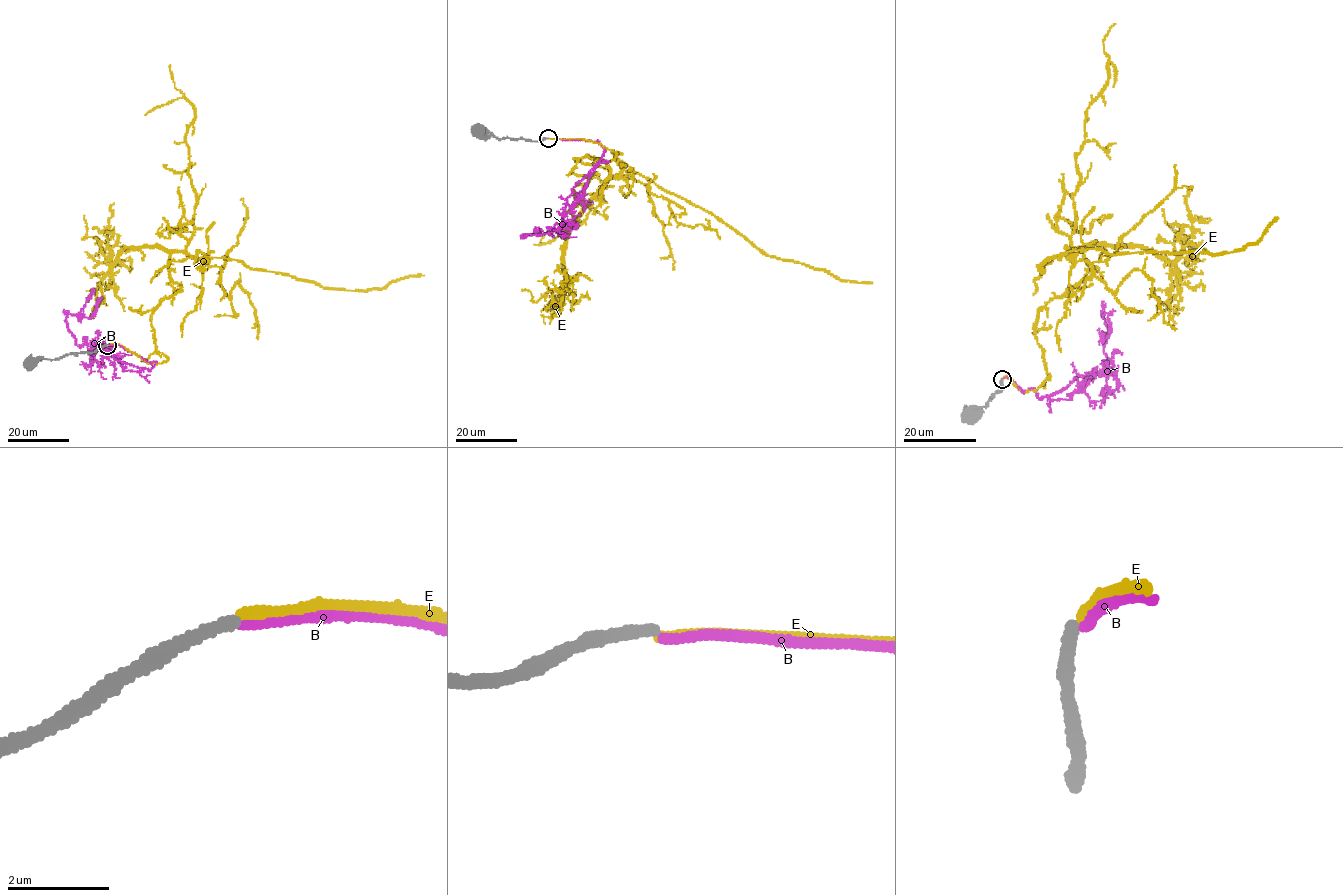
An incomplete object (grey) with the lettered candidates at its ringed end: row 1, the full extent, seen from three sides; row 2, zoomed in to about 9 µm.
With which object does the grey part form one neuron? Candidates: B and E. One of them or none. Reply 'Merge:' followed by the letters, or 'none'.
Merge: none

